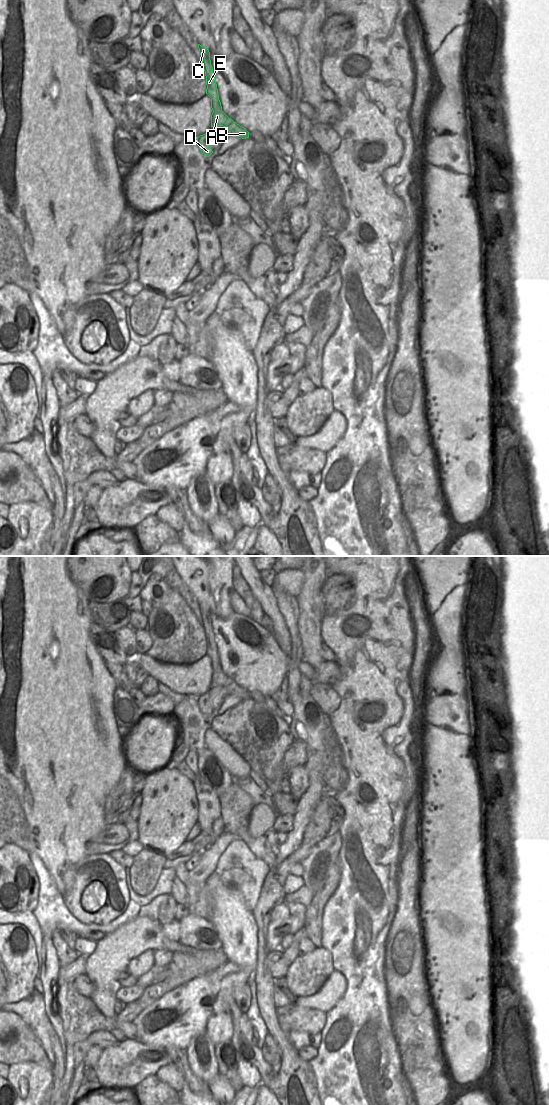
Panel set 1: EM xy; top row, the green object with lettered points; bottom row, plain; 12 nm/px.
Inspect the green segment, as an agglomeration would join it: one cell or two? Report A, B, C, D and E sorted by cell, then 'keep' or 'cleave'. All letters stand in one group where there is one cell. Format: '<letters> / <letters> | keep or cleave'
A B / C D E | cleave

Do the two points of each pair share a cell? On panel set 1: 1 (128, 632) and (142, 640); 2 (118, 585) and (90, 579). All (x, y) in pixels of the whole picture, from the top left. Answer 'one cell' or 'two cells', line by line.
1: two cells
2: one cell

